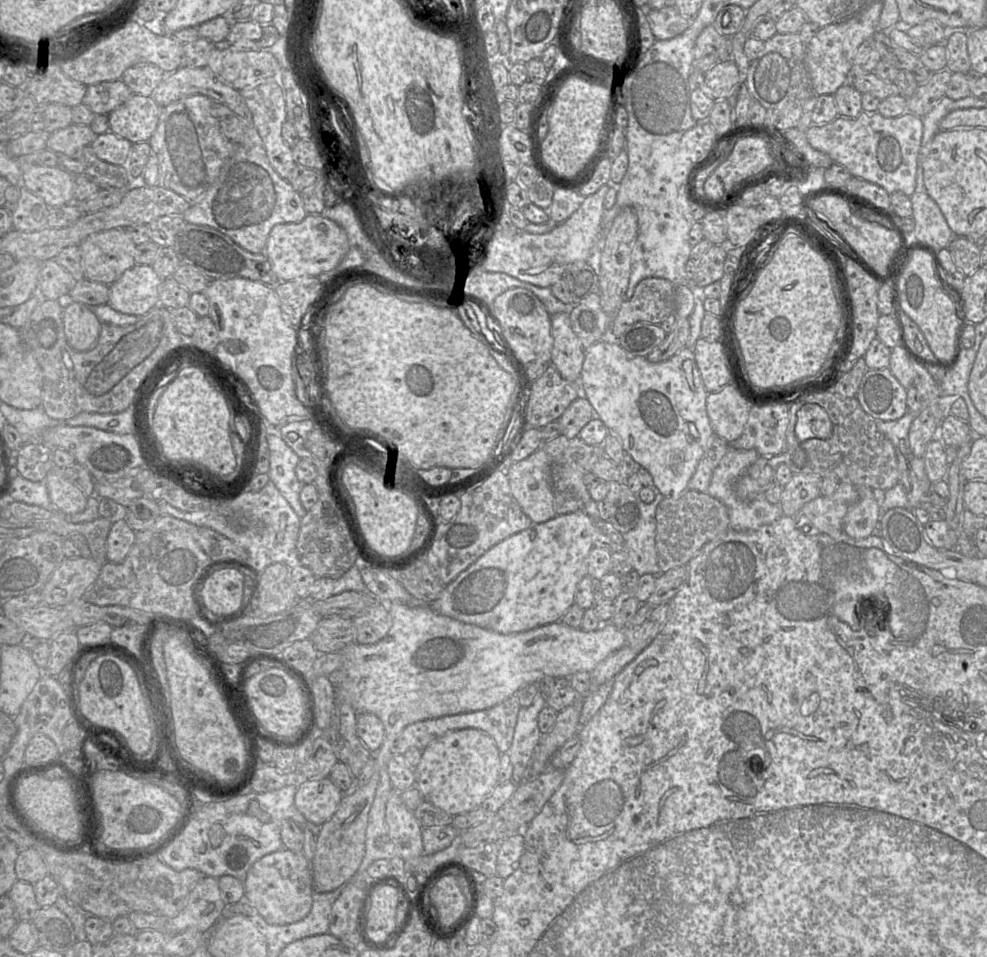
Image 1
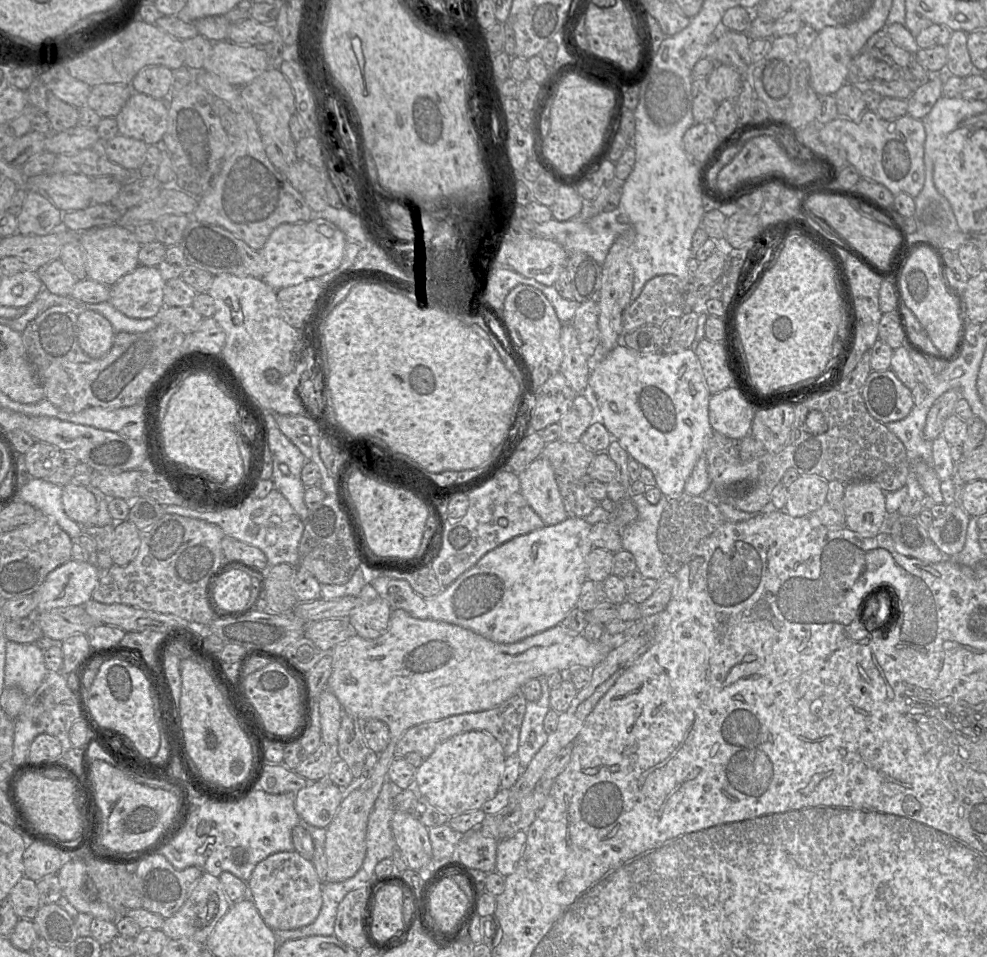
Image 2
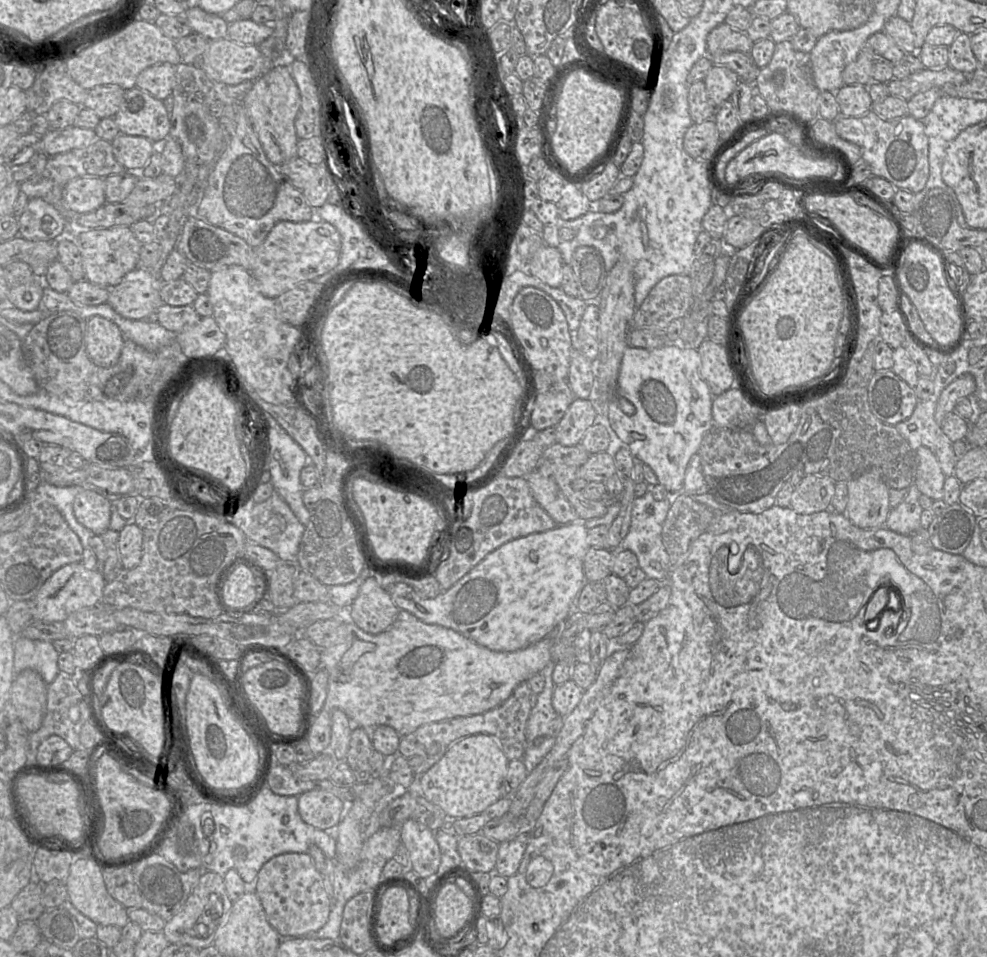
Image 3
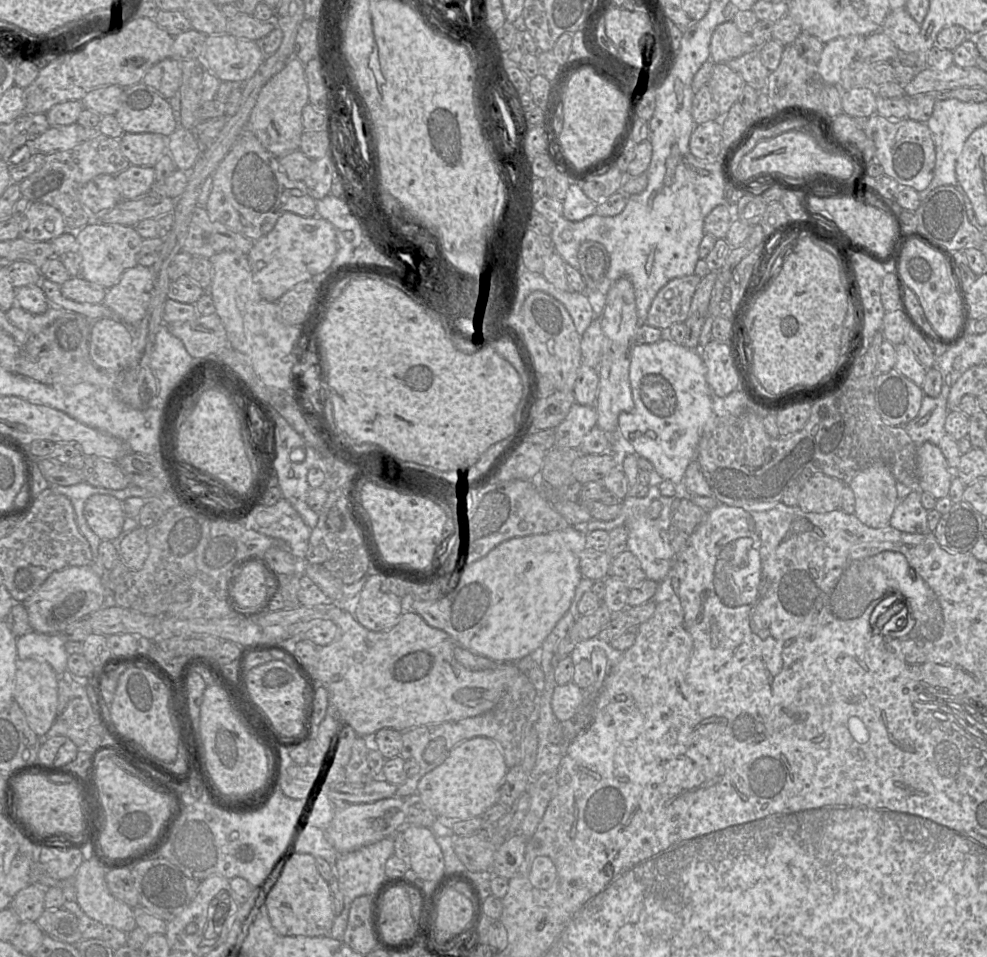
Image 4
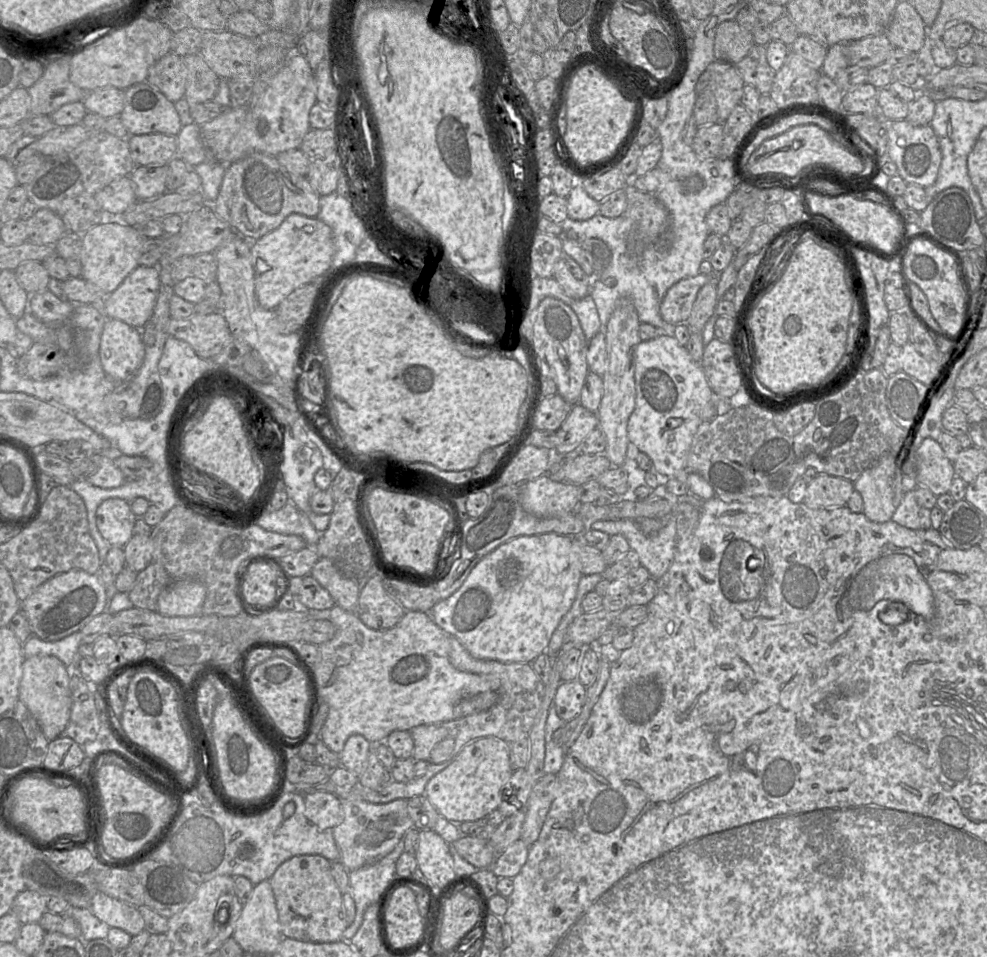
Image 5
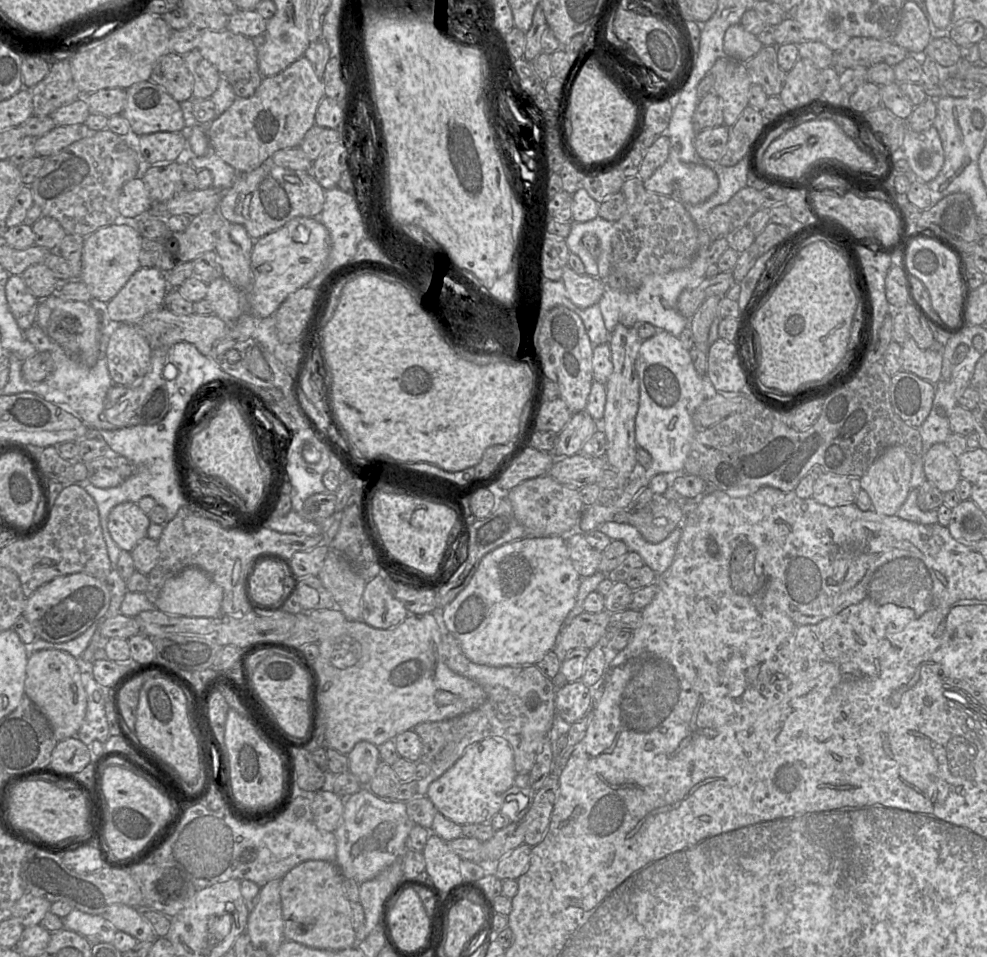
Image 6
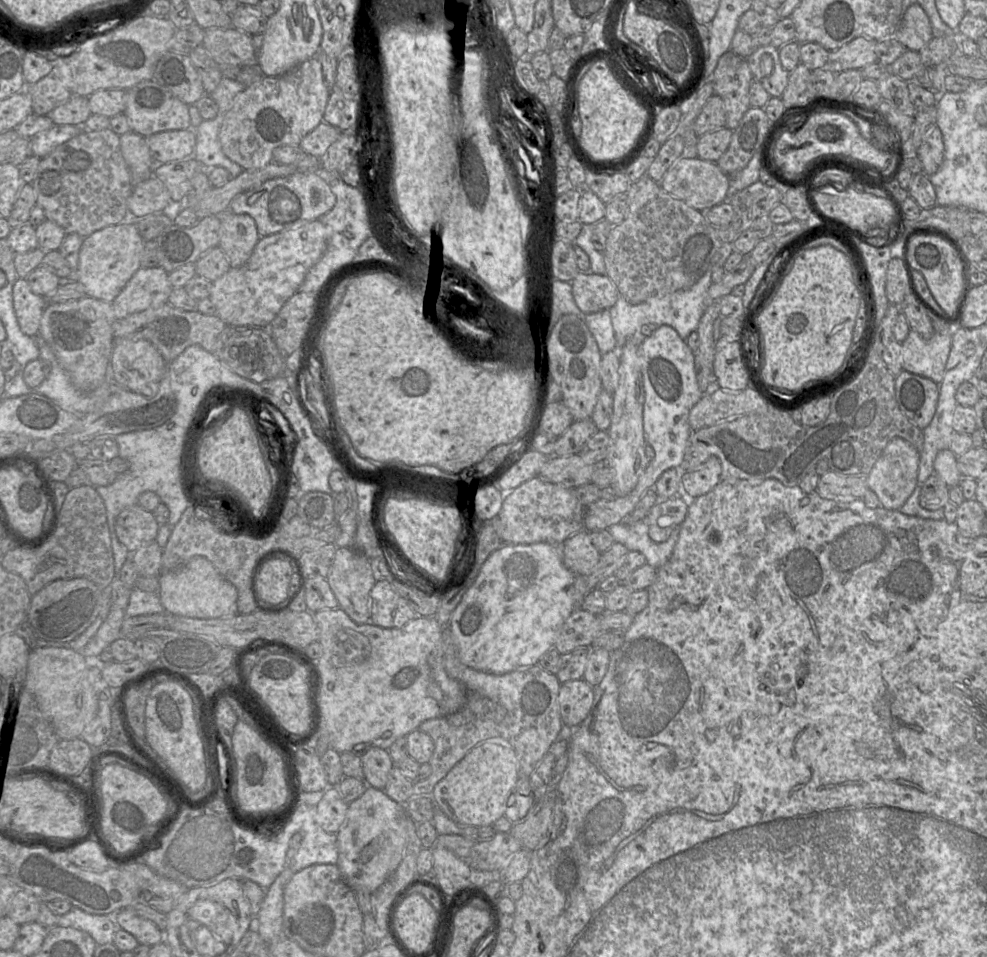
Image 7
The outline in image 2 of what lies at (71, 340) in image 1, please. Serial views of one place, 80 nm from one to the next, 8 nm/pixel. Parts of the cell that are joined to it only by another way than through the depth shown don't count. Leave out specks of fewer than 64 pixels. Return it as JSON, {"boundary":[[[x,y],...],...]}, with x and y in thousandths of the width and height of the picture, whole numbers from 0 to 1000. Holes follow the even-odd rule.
{"boundary":[[[94,324],[79,328],[79,356],[90,373],[102,374],[112,365],[117,345],[112,338]]]}

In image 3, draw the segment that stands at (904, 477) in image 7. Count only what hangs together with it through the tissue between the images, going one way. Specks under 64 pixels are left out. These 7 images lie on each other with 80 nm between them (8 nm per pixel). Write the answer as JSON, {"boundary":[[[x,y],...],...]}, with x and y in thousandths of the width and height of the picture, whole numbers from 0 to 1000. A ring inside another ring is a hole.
{"boundary":[[[878,491],[858,504],[859,526],[855,538],[869,552],[896,550],[903,534],[901,509],[892,491]]]}

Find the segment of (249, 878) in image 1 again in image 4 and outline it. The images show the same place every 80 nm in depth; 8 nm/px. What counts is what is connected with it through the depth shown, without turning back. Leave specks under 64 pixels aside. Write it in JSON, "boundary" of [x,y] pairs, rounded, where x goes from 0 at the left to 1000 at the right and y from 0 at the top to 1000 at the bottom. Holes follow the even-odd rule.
{"boundary":[[[301,892],[285,899],[275,908],[272,916],[263,927],[268,933],[268,945],[274,963],[283,979],[332,978],[336,971],[339,961],[337,938],[331,922],[321,909],[320,897],[325,896]]]}

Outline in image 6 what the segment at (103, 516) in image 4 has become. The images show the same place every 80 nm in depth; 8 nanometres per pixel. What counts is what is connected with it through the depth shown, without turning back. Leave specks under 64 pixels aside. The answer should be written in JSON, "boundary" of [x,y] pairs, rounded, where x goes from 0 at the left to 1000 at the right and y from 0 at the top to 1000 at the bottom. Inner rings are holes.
{"boundary":[[[125,525],[112,532],[108,548],[118,568],[124,575],[133,577],[144,563],[149,561],[153,543],[139,526]]]}

